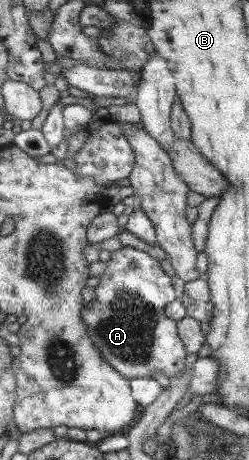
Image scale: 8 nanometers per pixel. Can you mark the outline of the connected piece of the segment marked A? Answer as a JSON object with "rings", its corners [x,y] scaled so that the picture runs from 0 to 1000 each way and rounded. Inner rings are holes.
{"rings":[[[490,537],[442,554],[426,585],[394,600],[394,617],[373,626],[382,646],[349,659],[325,693],[357,715],[357,733],[442,798],[462,800],[506,824],[598,820],[610,811],[651,811],[671,822],[719,815],[743,802],[747,761],[711,726],[711,702],[659,687],[659,667],[707,652],[683,607],[643,589],[635,567],[570,546]]]}

